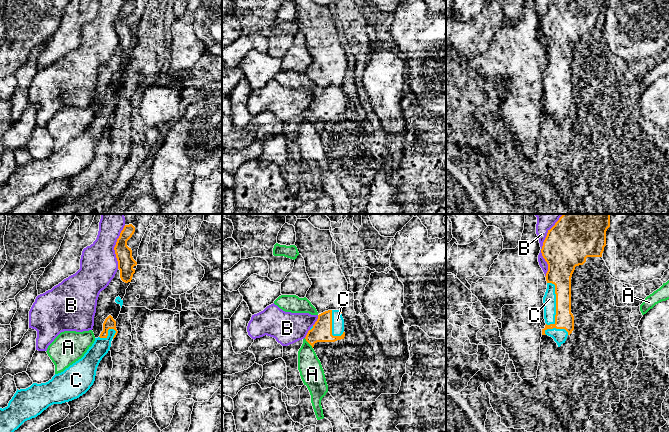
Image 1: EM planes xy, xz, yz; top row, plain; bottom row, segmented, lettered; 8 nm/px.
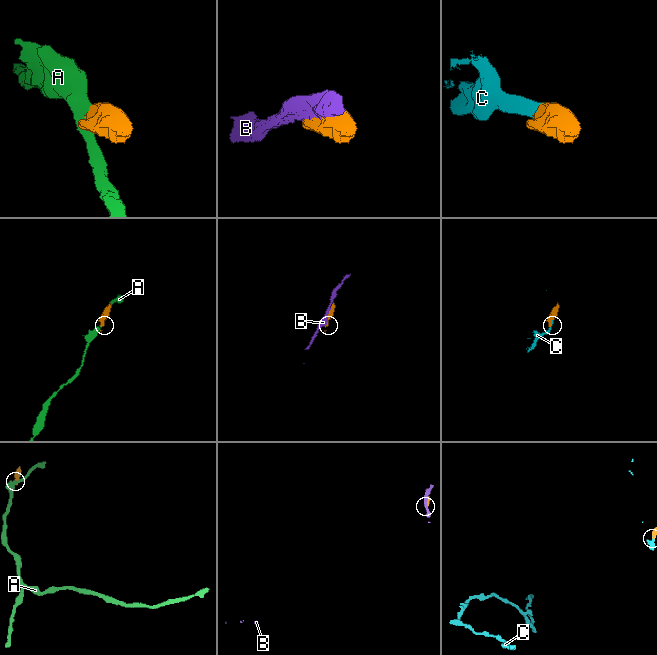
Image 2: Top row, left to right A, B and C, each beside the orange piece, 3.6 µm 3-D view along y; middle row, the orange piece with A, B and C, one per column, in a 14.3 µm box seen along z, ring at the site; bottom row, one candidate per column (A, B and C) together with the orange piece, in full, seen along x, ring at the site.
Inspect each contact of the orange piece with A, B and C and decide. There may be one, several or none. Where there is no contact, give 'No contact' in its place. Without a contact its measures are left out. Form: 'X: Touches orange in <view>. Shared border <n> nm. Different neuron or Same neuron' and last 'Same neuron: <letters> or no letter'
A: Touches orange in xz. Shared border 110 nm. Different neuron
B: Touches orange in yz. Shared border 500 nm. Different neuron
C: Touches orange in yz. Shared border 360 nm. Same neuron
Same neuron: C

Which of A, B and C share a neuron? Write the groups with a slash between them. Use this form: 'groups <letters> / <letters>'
groups A / B / C

